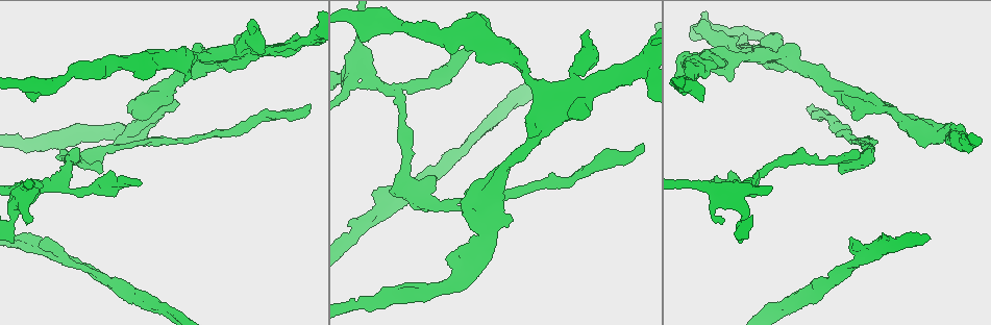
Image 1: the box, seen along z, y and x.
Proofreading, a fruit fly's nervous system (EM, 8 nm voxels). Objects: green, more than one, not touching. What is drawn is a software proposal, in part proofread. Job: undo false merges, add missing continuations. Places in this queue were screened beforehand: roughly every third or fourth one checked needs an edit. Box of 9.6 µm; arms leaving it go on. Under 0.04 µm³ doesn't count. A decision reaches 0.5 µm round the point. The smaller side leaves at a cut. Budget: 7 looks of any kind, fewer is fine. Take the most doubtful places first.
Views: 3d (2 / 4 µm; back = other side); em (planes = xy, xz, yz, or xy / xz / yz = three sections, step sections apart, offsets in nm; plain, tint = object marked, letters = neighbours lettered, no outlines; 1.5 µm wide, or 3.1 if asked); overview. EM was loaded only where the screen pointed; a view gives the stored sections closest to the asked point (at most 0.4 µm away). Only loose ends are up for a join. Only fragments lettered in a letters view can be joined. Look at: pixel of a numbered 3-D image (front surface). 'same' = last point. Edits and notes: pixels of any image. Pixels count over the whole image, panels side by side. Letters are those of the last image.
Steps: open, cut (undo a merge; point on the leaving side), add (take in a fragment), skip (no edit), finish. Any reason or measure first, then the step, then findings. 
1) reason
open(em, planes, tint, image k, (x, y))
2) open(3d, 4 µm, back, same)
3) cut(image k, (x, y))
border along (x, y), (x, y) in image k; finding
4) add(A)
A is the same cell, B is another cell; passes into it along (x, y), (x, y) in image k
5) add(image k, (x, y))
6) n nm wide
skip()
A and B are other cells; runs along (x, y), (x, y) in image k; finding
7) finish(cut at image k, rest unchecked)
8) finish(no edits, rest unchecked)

an open end
open(em, planes, letters, image 1, (586, 32))

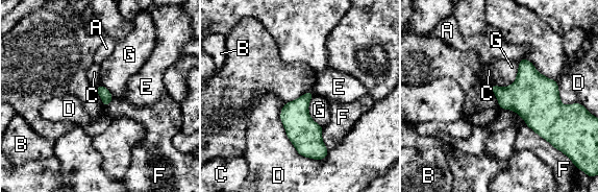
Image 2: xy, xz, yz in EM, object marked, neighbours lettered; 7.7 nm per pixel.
skip()
A, B, C, D, E, F and G are other cells; border along (519, 62), (513, 82), (495, 85) in image 2; no lettered fragment goes on from it

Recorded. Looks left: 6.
free end
open(3d, 4 µm, image 1, (138, 183))

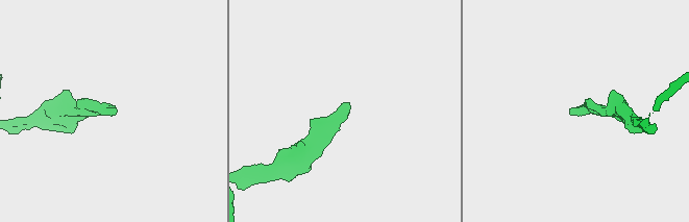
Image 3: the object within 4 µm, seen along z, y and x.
open(em, yz, step 8, tint, image 3, (116, 108))

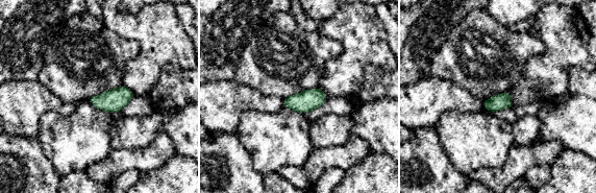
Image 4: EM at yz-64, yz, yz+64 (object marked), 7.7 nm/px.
another direction
open(em, planes, letters, same)

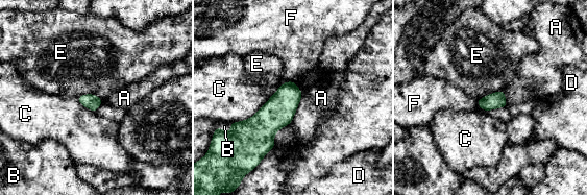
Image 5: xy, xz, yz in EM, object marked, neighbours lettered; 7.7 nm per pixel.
skip()
A, B, C, D, E and F are other cells; border along (303, 94), (290, 123) in image 5; none of them fits

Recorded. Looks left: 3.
free end
open(3d, 4 µm, back, image 1, (13, 242))

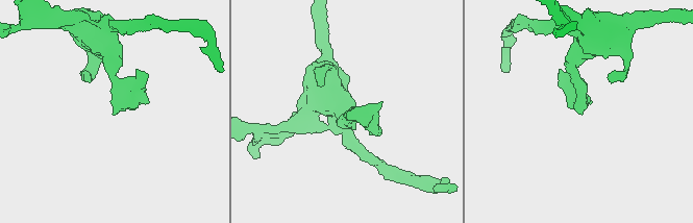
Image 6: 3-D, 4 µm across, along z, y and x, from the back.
shape alone is not enough
open(em, xy, step 8, letters, image 6, (114, 113))

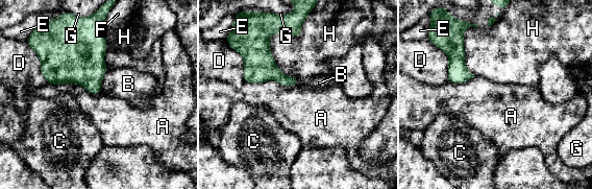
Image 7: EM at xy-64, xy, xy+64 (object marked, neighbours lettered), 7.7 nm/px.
another direction
open(em, xz, step 8, letters, same)

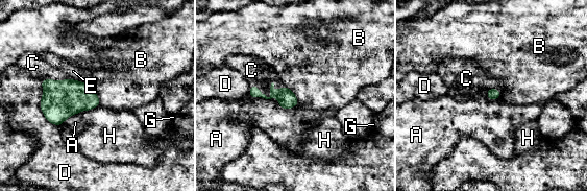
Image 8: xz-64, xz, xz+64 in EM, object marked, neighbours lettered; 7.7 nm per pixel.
D touches over 400 nm
add(C)
C is the same cell, A, B, D, E, G and H are other cells; it goes on there

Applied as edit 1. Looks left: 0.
finish(add at image 8, rest unchecked)

